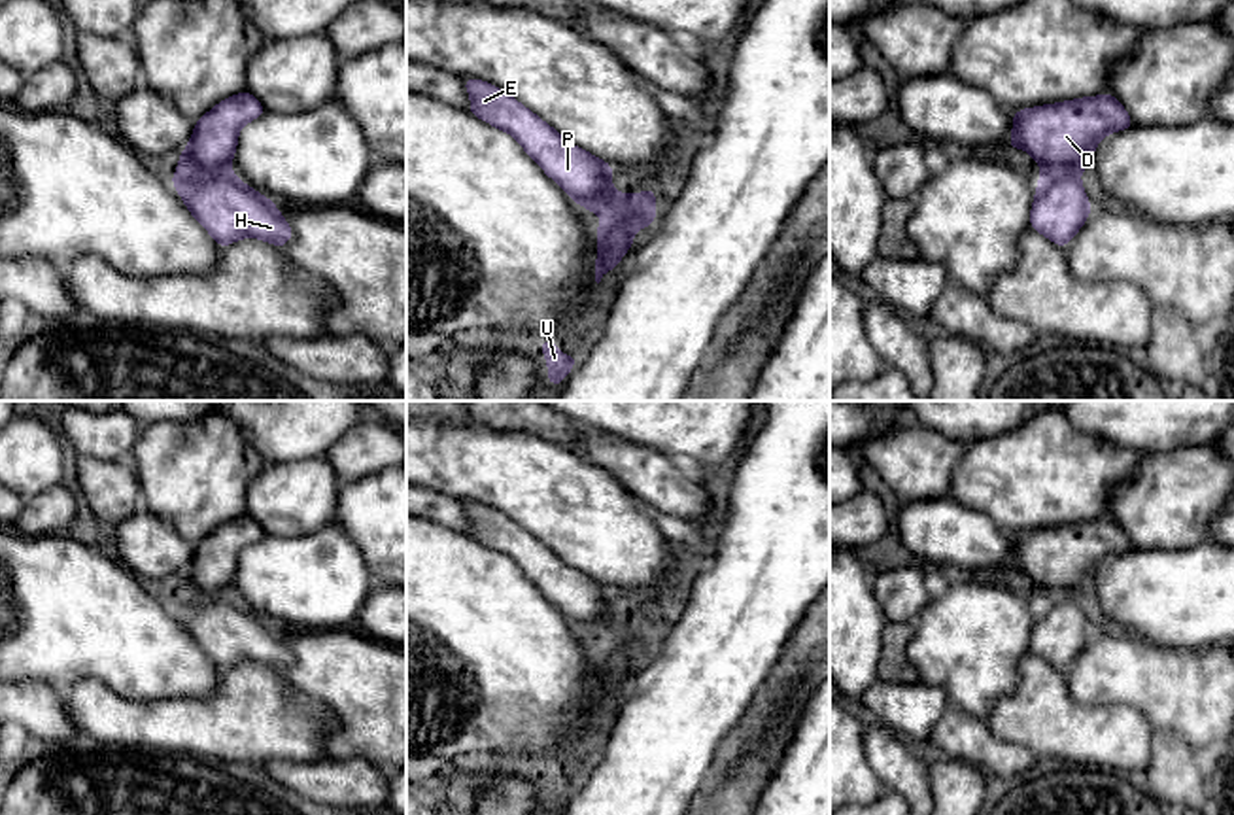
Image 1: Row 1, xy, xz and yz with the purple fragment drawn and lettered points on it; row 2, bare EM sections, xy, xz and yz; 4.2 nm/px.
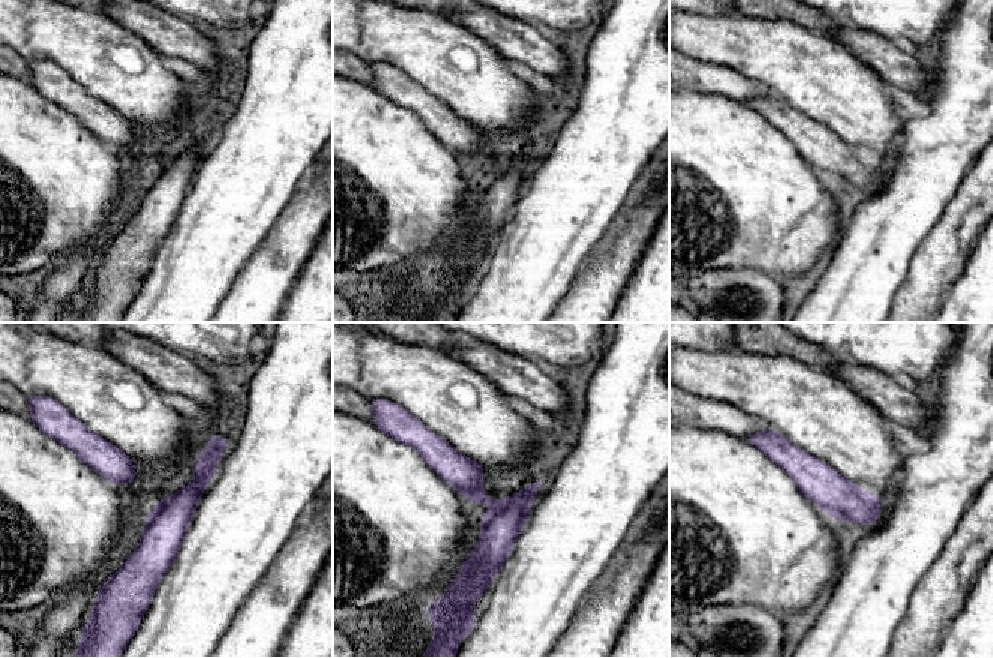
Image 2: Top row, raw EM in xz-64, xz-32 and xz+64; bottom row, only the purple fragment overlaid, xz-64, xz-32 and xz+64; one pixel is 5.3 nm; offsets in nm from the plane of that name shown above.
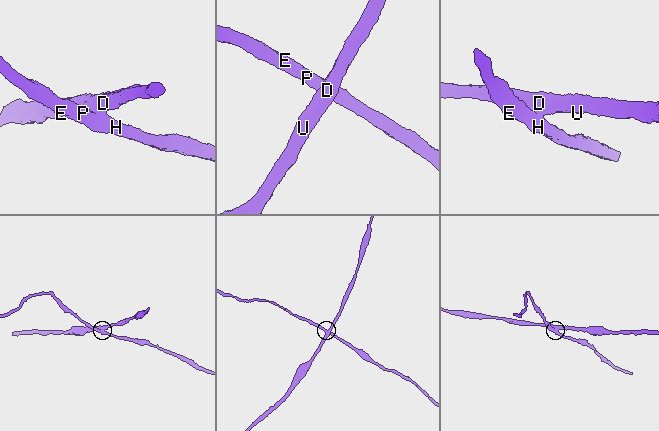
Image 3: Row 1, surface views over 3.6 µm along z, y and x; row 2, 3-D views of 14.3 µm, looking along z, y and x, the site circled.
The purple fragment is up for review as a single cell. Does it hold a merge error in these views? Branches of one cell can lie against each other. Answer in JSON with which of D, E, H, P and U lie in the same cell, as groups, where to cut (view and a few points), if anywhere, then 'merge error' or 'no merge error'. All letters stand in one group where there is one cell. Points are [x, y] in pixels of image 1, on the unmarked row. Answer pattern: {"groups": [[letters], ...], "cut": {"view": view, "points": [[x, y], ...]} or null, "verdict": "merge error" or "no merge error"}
{"groups": [["D", "U"], ["E", "H", "P"]], "cut": {"view": "xz", "points": [[605, 640], [616, 634], [637, 632], [647, 649]]}, "verdict": "merge error"}

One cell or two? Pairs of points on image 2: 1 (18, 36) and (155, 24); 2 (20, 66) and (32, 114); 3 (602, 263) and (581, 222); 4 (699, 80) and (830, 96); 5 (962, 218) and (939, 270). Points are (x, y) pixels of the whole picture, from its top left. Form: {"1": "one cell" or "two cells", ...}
{"1": "two cells", "2": "two cells", "3": "two cells", "4": "two cells", "5": "one cell"}

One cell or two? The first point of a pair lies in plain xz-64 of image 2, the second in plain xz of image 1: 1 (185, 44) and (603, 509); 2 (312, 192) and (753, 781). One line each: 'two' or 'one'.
1: two
2: one

